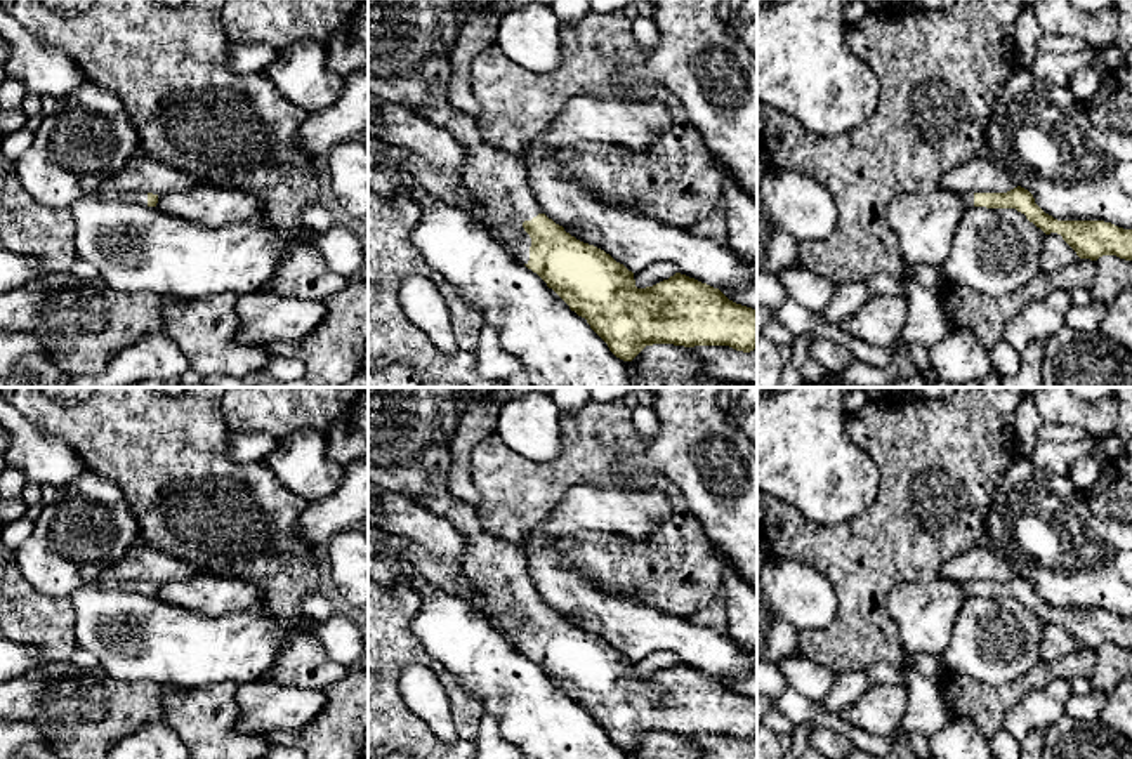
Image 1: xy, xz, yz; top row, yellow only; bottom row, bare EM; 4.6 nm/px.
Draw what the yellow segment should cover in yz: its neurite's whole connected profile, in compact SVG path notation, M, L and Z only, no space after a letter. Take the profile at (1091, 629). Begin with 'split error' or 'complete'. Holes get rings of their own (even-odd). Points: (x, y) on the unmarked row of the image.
split error; M1021 575L1007 582L962 582L962 591L965 596L1016 597L1045 624L1061 624L1080 648L1097 650L1102 644L1116 644L1132 650L1132 618L1104 610L1057 610Z

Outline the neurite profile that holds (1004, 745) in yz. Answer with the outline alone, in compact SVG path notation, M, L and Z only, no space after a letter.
M1000 729L990 738L990 747L995 759L1019 759L1021 743L1007 729Z

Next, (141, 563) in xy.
M134 544L123 558L108 566L97 584L127 585L130 582L165 584L186 580L201 573L196 566L181 561L160 549Z

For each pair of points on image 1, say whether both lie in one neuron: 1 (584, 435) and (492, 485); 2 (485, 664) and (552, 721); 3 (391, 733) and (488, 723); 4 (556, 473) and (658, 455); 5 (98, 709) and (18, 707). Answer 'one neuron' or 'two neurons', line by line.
1: one neuron
2: one neuron
3: two neurons
4: two neurons
5: one neuron

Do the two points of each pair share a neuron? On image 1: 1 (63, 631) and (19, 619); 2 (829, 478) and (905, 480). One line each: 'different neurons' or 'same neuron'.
1: same neuron
2: different neurons

